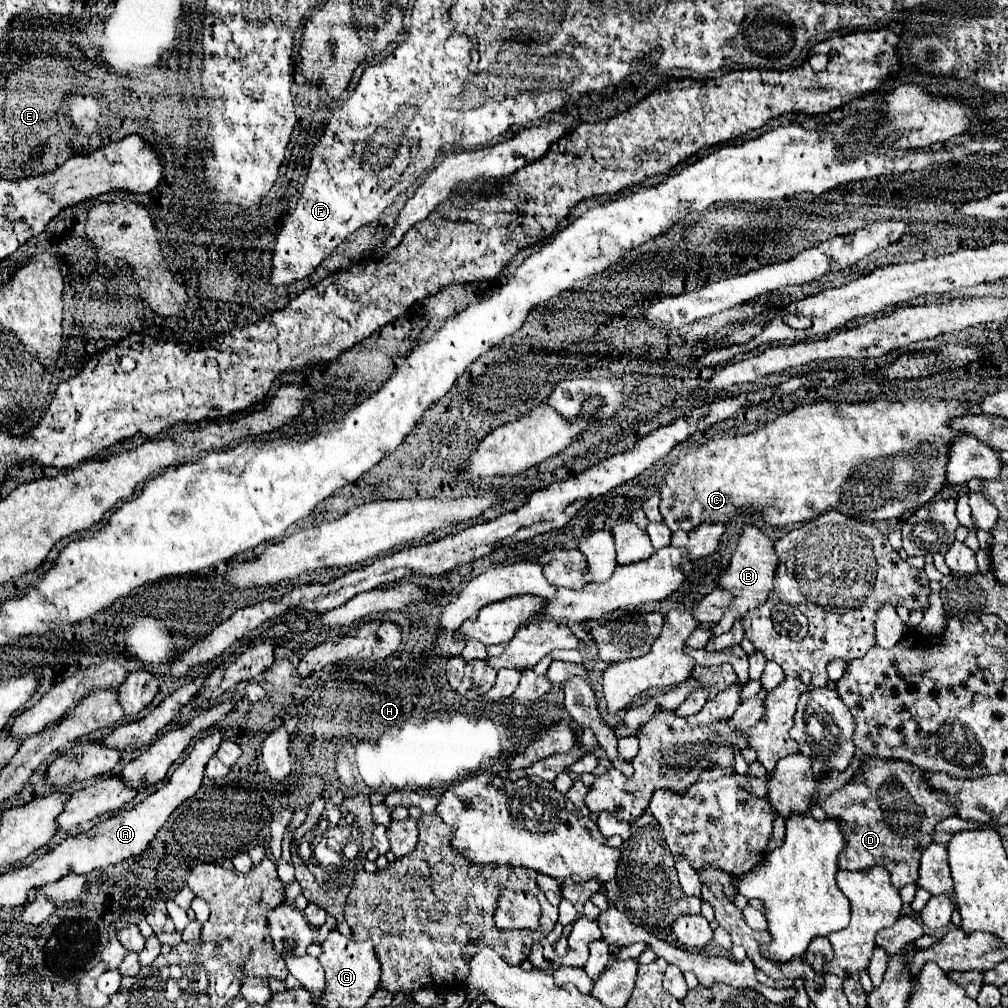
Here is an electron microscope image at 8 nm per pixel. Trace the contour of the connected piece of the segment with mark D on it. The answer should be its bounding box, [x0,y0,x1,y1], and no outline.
[818,753,954,889]

